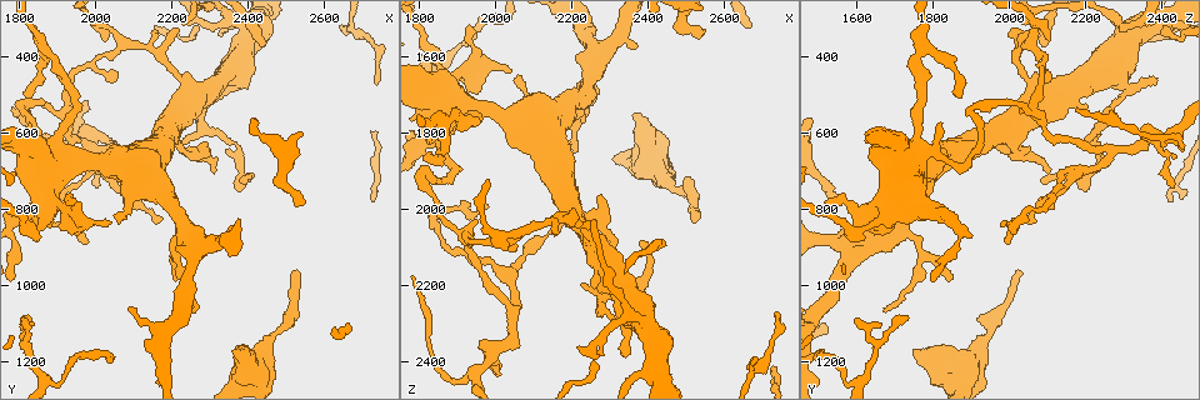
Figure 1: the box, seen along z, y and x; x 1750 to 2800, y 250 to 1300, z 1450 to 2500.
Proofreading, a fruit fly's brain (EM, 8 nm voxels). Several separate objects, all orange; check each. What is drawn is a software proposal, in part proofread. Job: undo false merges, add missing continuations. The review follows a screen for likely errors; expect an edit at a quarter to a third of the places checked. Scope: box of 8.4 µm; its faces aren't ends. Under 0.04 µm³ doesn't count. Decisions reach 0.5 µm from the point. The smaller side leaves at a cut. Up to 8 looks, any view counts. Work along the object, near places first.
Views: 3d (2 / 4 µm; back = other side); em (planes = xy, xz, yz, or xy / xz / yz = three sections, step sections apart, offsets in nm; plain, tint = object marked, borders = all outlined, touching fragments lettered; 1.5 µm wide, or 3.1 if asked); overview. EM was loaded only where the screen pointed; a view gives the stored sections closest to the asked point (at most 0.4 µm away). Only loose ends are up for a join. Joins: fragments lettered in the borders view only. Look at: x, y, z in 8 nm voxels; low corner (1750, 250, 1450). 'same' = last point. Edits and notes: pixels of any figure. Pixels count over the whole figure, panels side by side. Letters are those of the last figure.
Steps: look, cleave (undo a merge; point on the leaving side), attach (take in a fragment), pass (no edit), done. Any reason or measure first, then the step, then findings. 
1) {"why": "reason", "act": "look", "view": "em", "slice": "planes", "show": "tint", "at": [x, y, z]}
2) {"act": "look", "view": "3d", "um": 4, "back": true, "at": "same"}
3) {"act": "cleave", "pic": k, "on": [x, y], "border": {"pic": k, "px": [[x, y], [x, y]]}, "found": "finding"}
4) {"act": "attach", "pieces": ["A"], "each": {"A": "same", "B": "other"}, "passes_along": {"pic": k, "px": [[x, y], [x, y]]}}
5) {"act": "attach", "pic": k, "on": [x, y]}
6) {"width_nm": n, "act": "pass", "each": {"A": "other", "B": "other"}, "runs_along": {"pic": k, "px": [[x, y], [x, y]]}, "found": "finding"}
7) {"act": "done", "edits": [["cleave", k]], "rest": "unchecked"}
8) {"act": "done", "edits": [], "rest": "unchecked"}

{"act": "look", "view": "em", "slice": "planes", "show": "borders", "at": [1900, 550, 2055]}

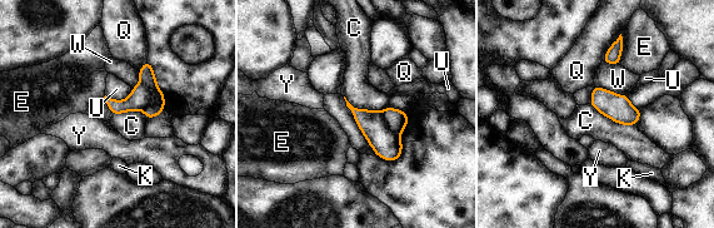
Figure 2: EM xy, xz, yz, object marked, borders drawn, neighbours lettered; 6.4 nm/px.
{"width_nm": 130, "act": "cleave", "pic": 2, "on": [146, 74], "each": {"C": "other", "E": "other", "K": "other", "Q": "other", "U": "other", "W": "other", "Y": "other"}, "border": {"pic": 2, "px": [[140, 80], [155, 89], [143, 110]]}, "found": "two cells meet here"}

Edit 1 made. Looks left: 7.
{"act": "look", "view": "overview"}

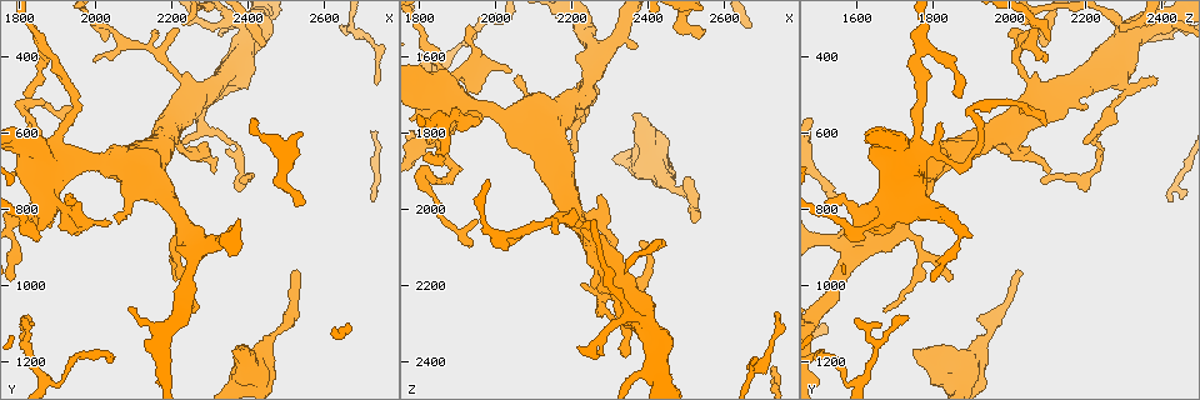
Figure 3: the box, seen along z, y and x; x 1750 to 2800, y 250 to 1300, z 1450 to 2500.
{"act": "look", "view": "em", "slice": "yz", "step": 8, "show": "borders", "at": [2525, 960, 2040]}

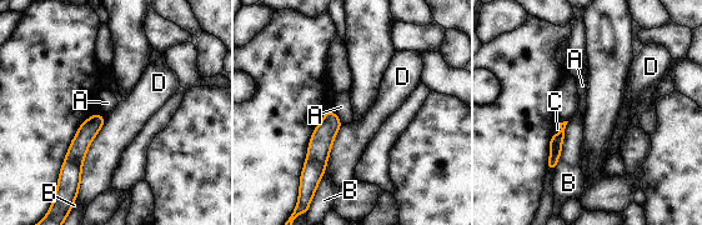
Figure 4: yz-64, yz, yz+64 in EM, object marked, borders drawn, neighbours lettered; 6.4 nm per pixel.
{"act": "look", "view": "em", "slice": "planes", "show": "borders", "at": "same"}

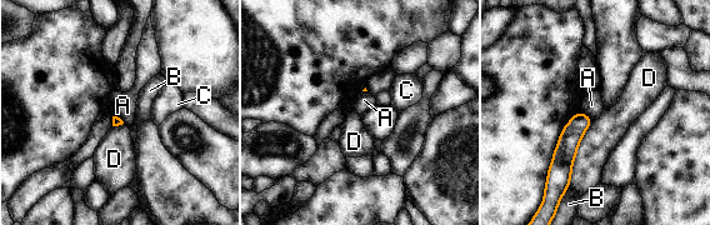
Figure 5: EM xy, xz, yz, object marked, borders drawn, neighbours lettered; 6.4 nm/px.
{"act": "pass", "each": {"A": "other", "B": "other", "C": "other", "D": "other"}, "found": "none of them fits"}

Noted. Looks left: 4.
{"why": "stops while still wide", "act": "look", "view": "em", "slice": "planes", "show": "borders", "at": [2365, 1170, 1750]}

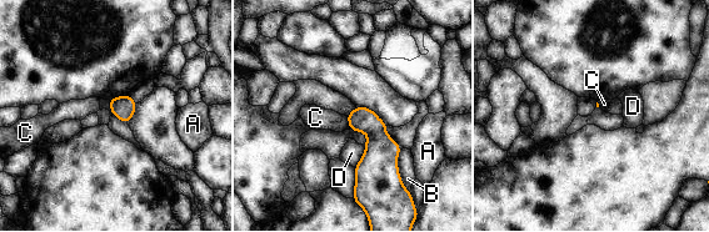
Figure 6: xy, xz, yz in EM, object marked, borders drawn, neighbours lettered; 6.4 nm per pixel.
{"longest_contact_nm": ["B", 240], "act": "pass", "each": {"A": "other", "B": "other", "C": "other", "D": "other"}, "border": {"pic": 6, "px": [[345, 116], [349, 127]]}, "found": "no lettered fragment goes on from it"}

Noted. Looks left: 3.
{"act": "done", "edits": [["cleave", 2]], "rest": "unchecked"}

